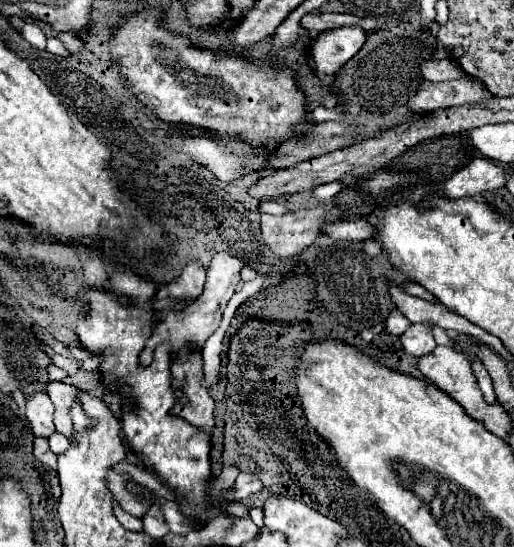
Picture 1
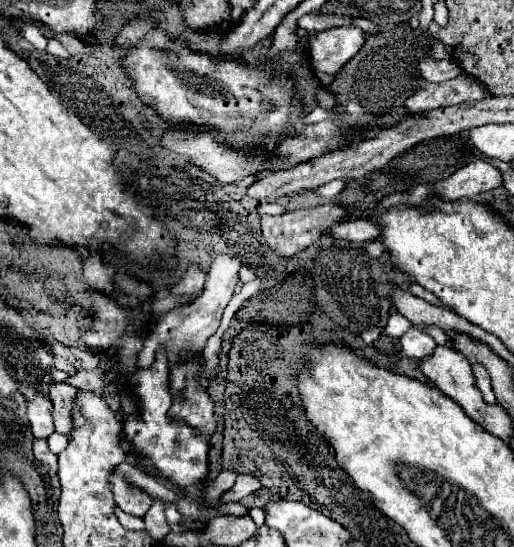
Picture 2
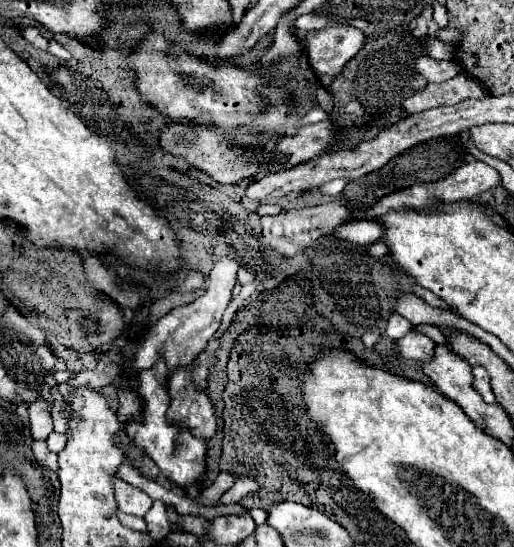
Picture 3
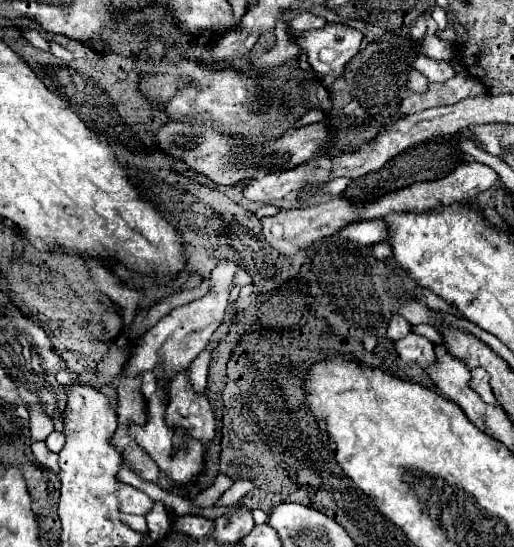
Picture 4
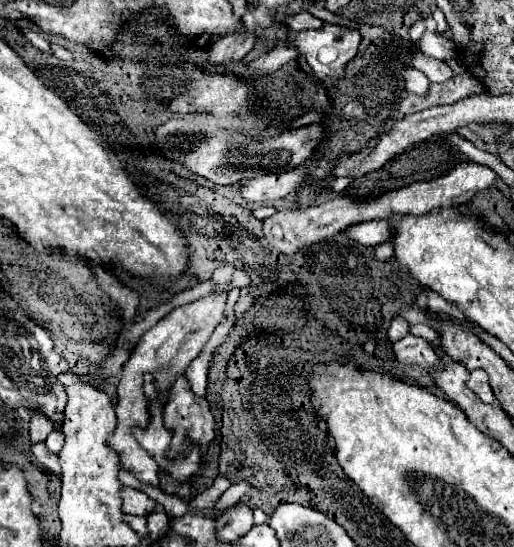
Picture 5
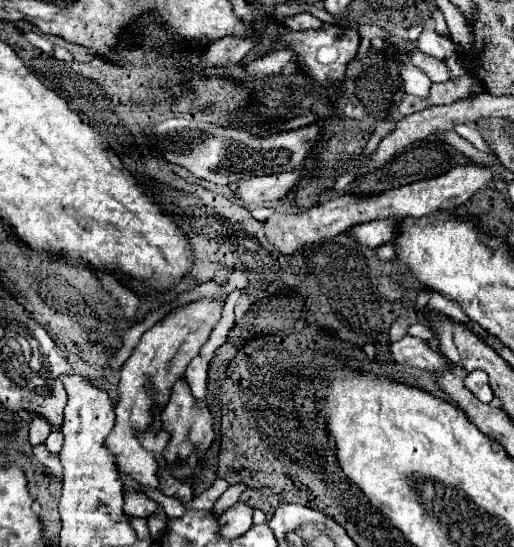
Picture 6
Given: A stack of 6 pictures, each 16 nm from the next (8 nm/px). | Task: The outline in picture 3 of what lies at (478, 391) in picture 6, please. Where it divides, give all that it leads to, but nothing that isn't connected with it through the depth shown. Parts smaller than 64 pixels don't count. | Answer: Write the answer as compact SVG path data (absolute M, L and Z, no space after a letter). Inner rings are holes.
M480 366L472 368L472 388L476 388L476 390L480 392L480 396L482 396L484 402L488 402L488 404L496 402L494 392L492 392L492 388L490 388L490 376L488 376L488 372L486 372L484 368L480 368Z

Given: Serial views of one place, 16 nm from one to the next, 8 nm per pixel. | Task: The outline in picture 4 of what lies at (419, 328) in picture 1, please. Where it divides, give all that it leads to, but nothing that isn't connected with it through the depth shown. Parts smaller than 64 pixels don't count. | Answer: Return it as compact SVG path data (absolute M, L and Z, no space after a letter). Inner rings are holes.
M412 332L406 338L394 342L394 350L398 354L398 360L402 360L402 362L416 362L422 368L434 364L434 360L436 360L432 342L422 338L422 336L416 336Z

